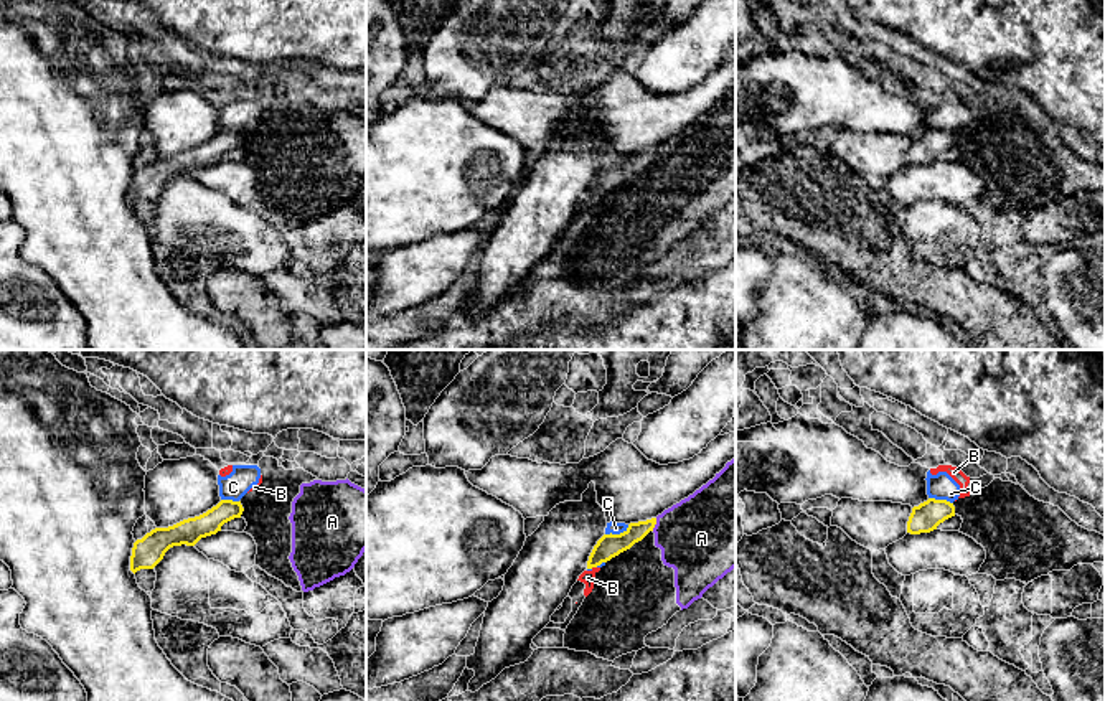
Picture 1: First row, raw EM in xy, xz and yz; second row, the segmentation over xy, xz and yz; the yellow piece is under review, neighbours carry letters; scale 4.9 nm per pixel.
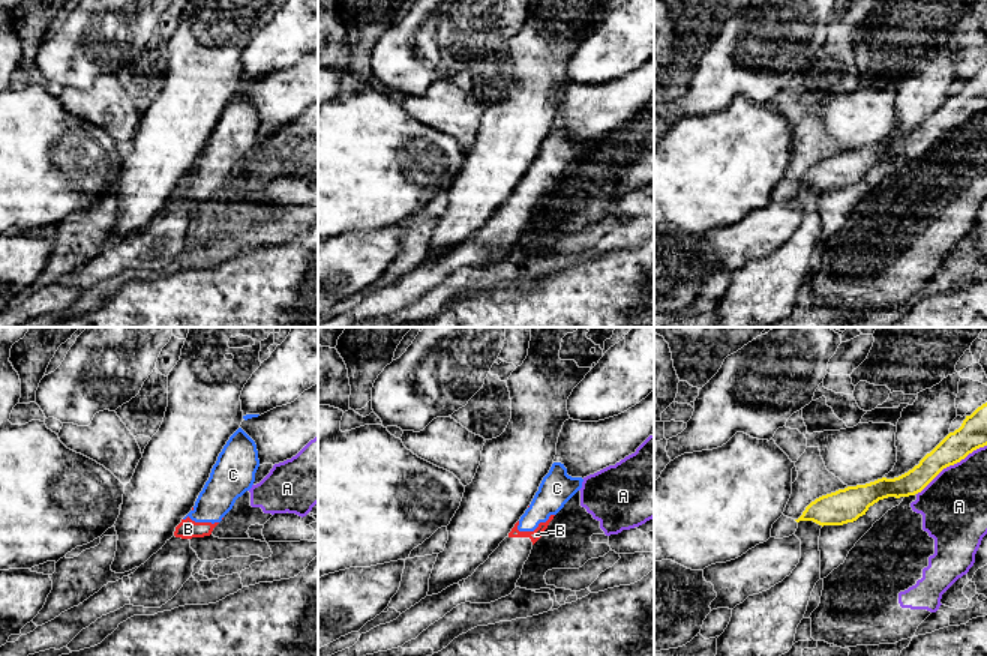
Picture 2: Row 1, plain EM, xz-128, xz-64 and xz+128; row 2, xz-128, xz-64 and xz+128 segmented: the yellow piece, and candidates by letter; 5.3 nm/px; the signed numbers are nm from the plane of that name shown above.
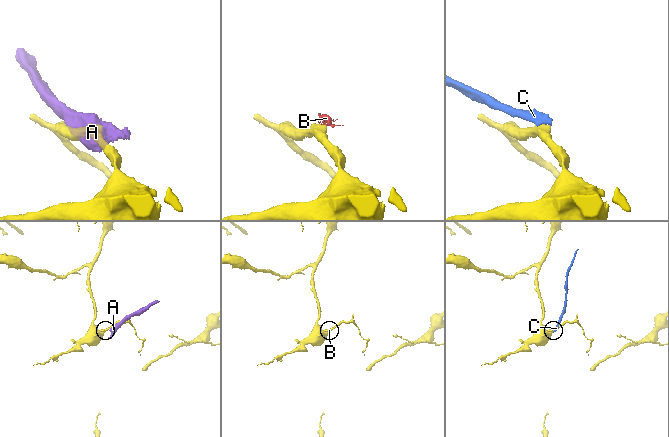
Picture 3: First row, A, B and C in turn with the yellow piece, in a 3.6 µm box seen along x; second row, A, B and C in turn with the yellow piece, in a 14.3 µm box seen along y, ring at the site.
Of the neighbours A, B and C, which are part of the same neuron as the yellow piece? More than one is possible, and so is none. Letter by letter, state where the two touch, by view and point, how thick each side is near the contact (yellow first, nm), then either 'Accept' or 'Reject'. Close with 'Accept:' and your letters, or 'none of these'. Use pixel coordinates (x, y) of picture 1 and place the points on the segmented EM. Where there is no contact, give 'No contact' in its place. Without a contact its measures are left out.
A: Touches yellow at xz (655, 523). Thickness 110 nm (yellow) against 420 nm. Reject
B: Touches yellow at xz (592, 566). Thickness 120 nm (yellow) against 70 nm. Reject
C: Touches yellow at xz (617, 535). Thickness 120 nm (yellow) against 60 nm. Reject
Accept: none of these

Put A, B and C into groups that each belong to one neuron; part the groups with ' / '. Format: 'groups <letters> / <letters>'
groups A / B C

